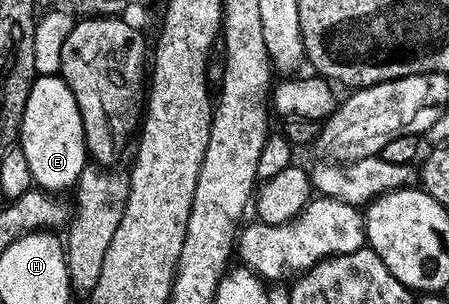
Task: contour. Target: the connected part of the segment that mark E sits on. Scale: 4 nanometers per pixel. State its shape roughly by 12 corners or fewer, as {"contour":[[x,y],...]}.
{"contour":[[61,76],[36,77],[19,148],[38,189],[74,189],[84,120]]}

